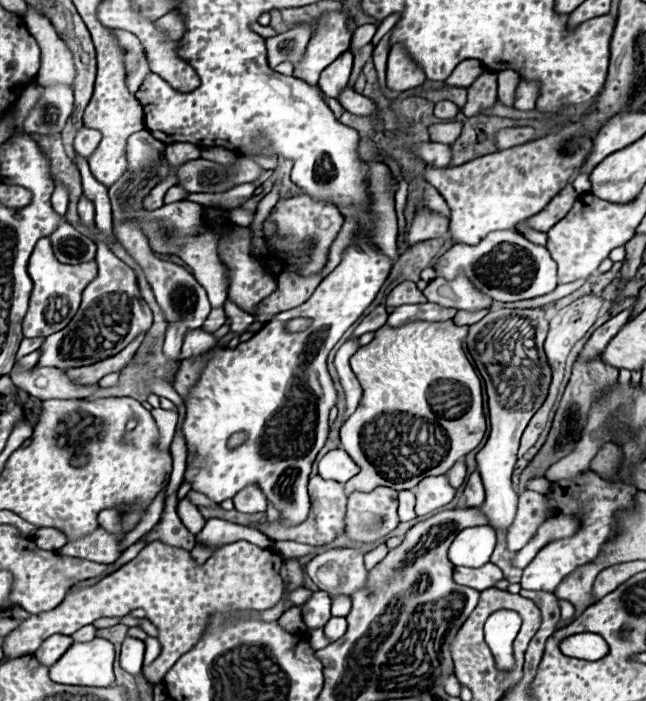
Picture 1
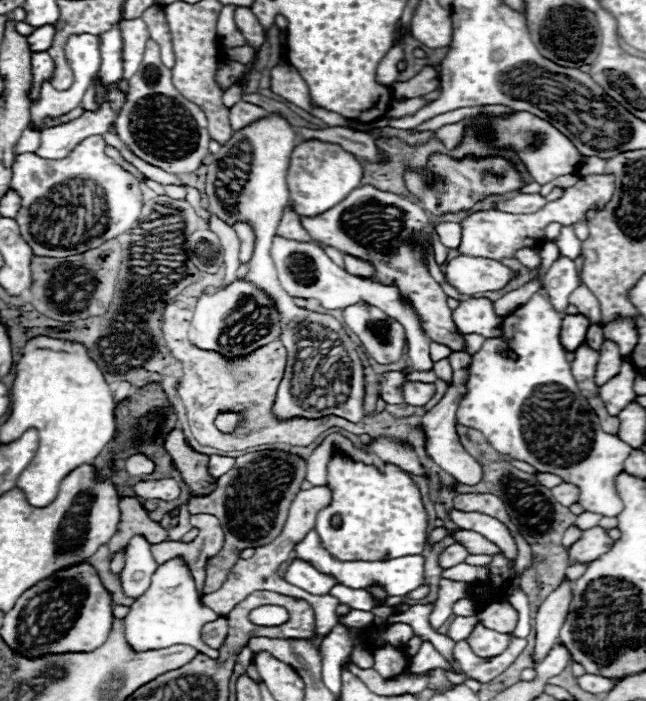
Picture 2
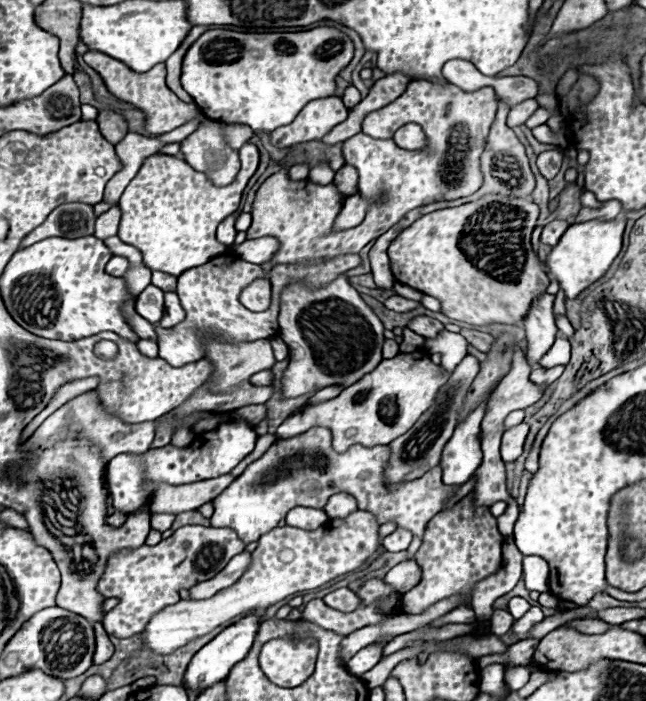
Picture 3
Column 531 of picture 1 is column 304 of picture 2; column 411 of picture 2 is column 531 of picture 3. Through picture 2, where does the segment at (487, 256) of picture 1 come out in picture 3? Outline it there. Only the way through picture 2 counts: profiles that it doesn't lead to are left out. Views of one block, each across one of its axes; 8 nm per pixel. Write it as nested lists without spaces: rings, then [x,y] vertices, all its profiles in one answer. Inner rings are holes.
[[[540,294],[534,302],[530,312],[524,318],[524,330],[526,330],[526,340],[528,340],[528,362],[538,362],[554,344],[558,326],[554,320],[555,295]]]

